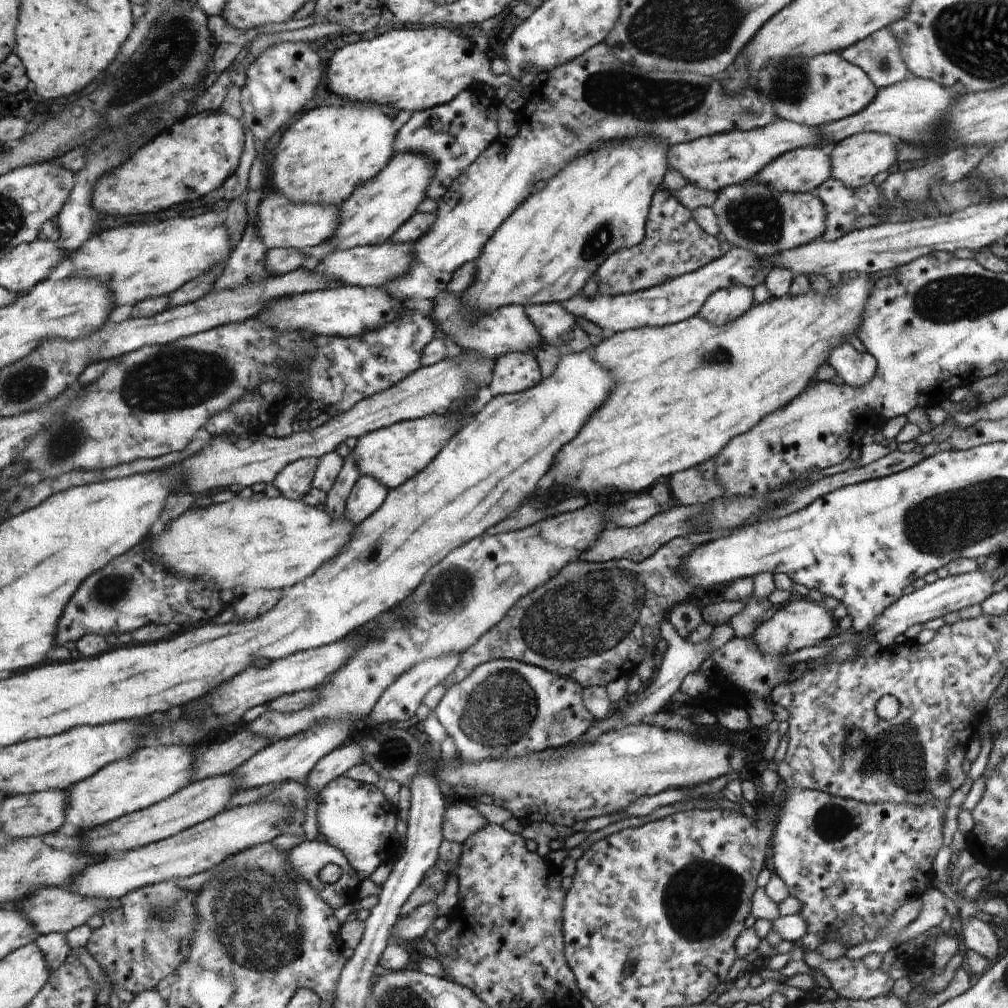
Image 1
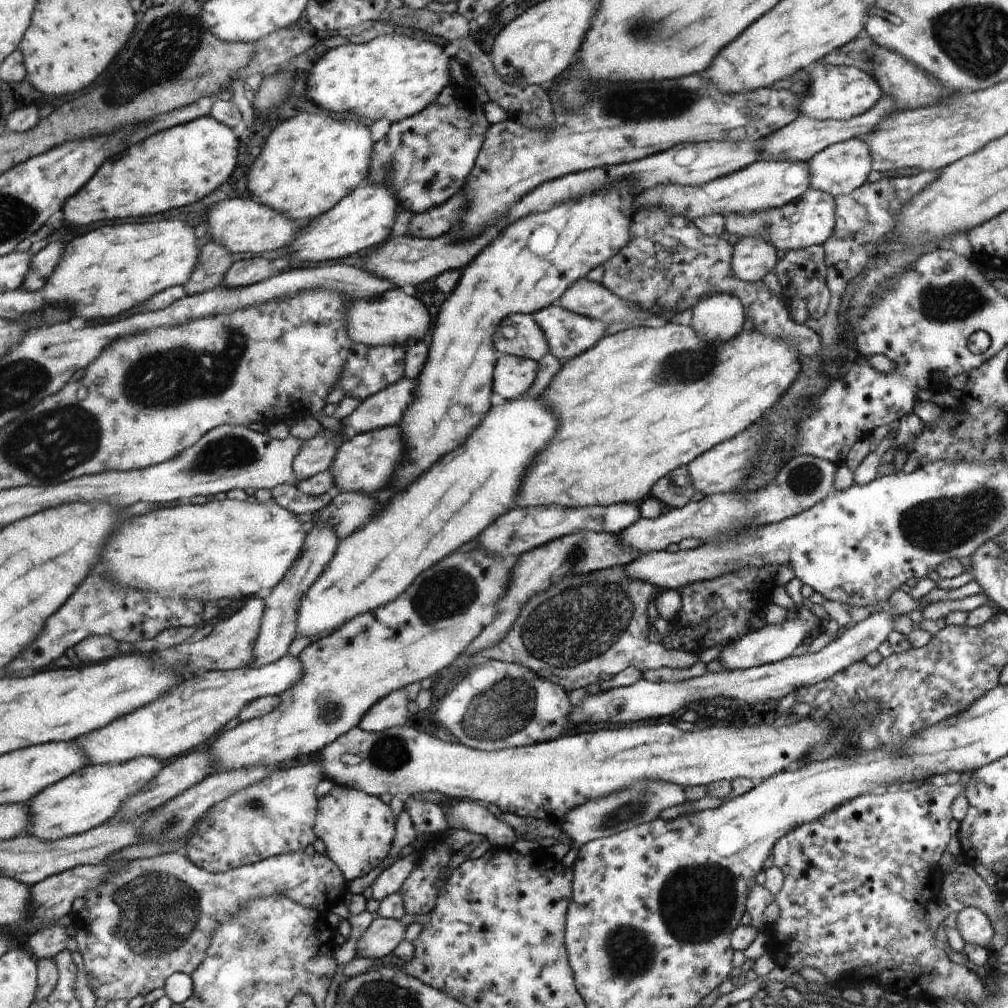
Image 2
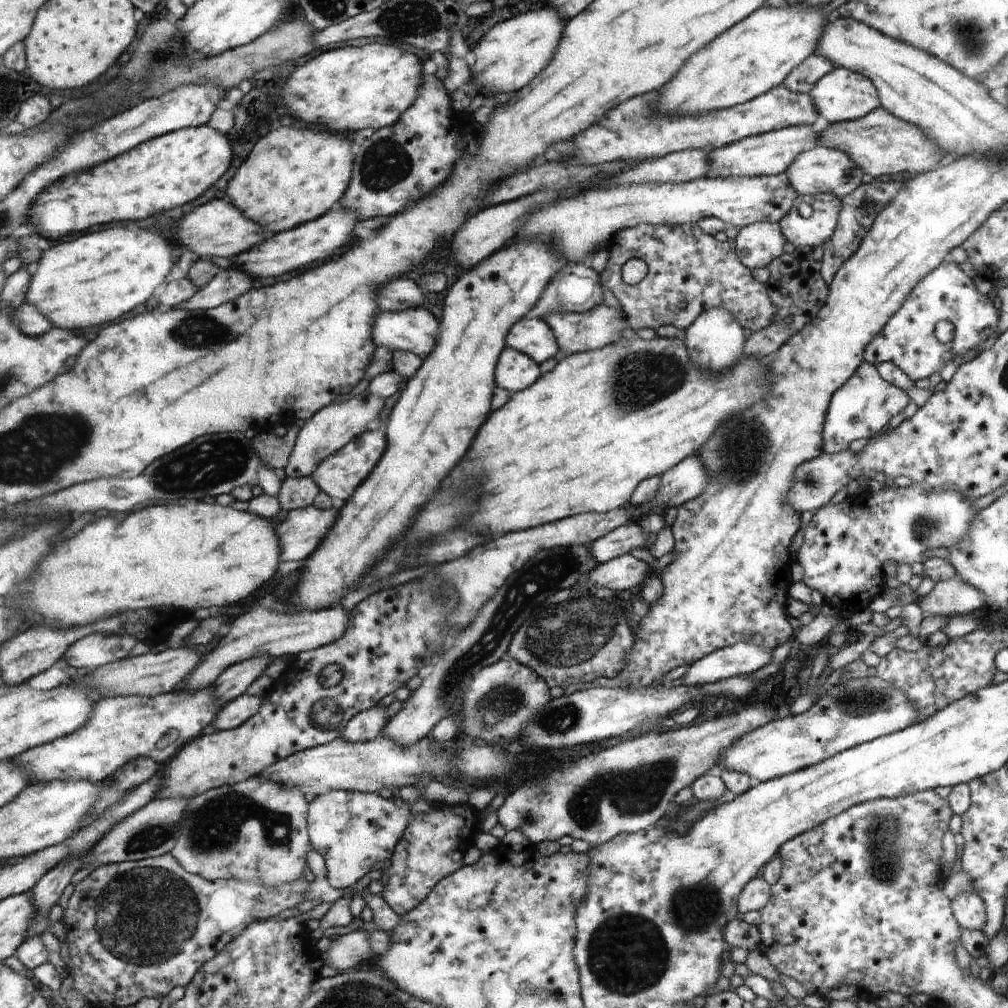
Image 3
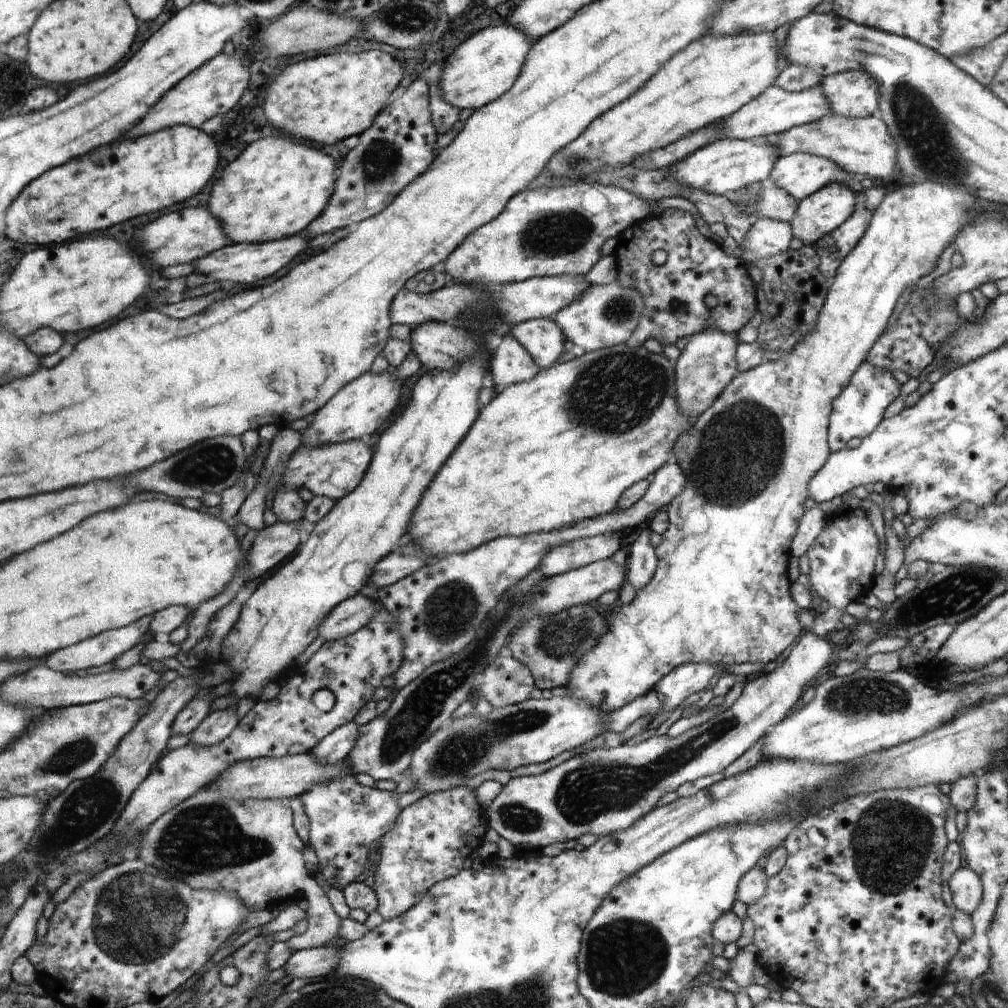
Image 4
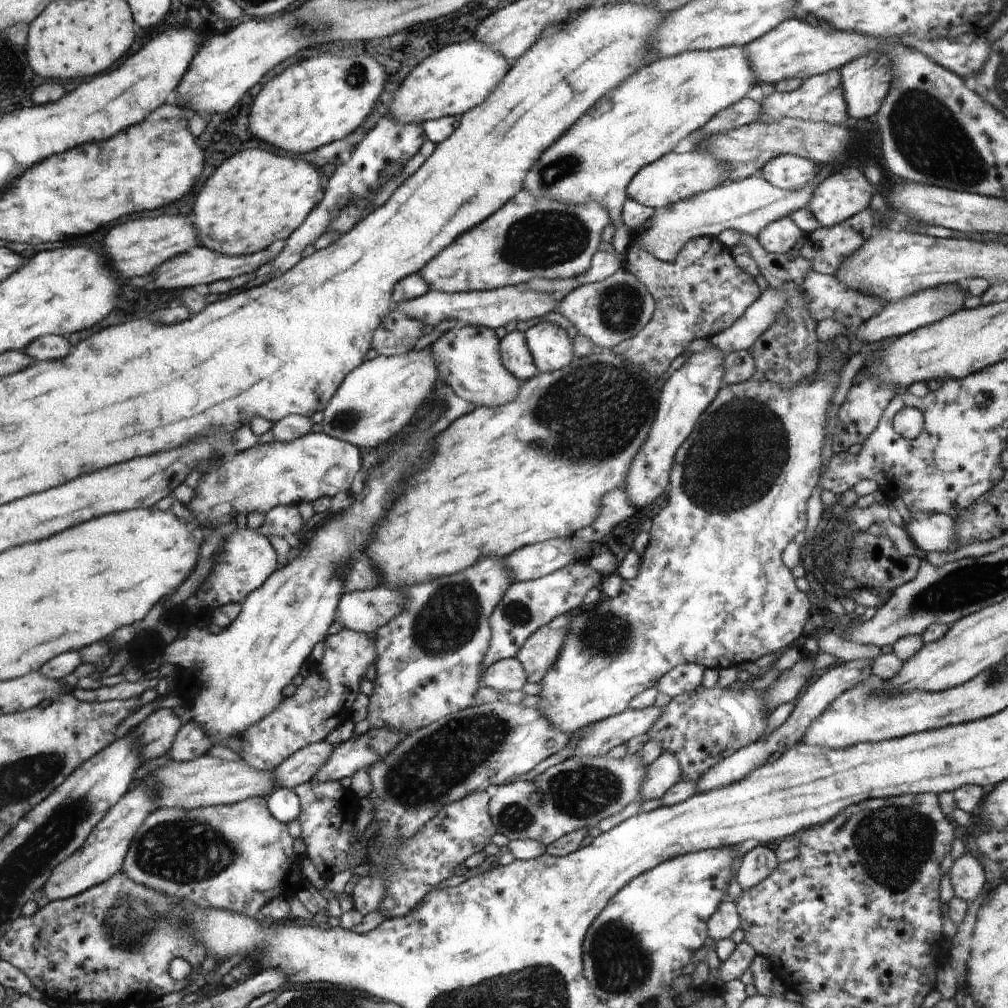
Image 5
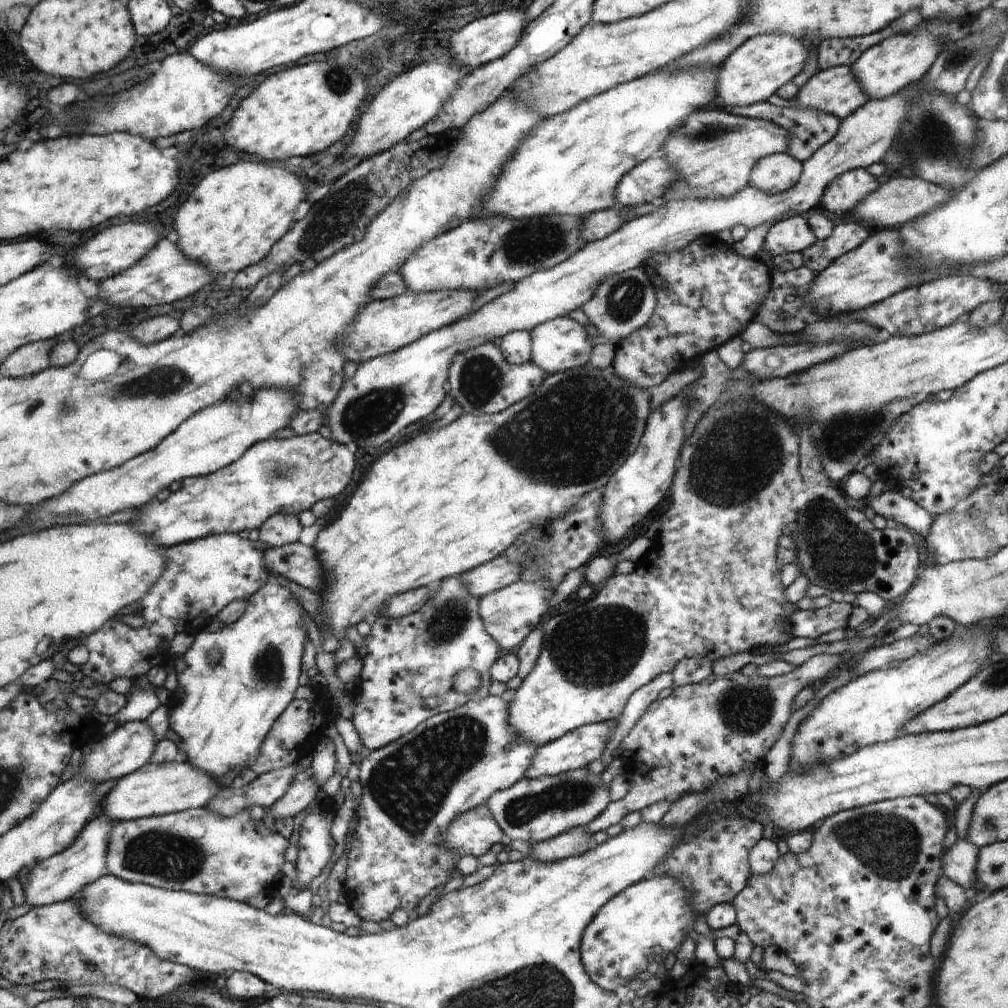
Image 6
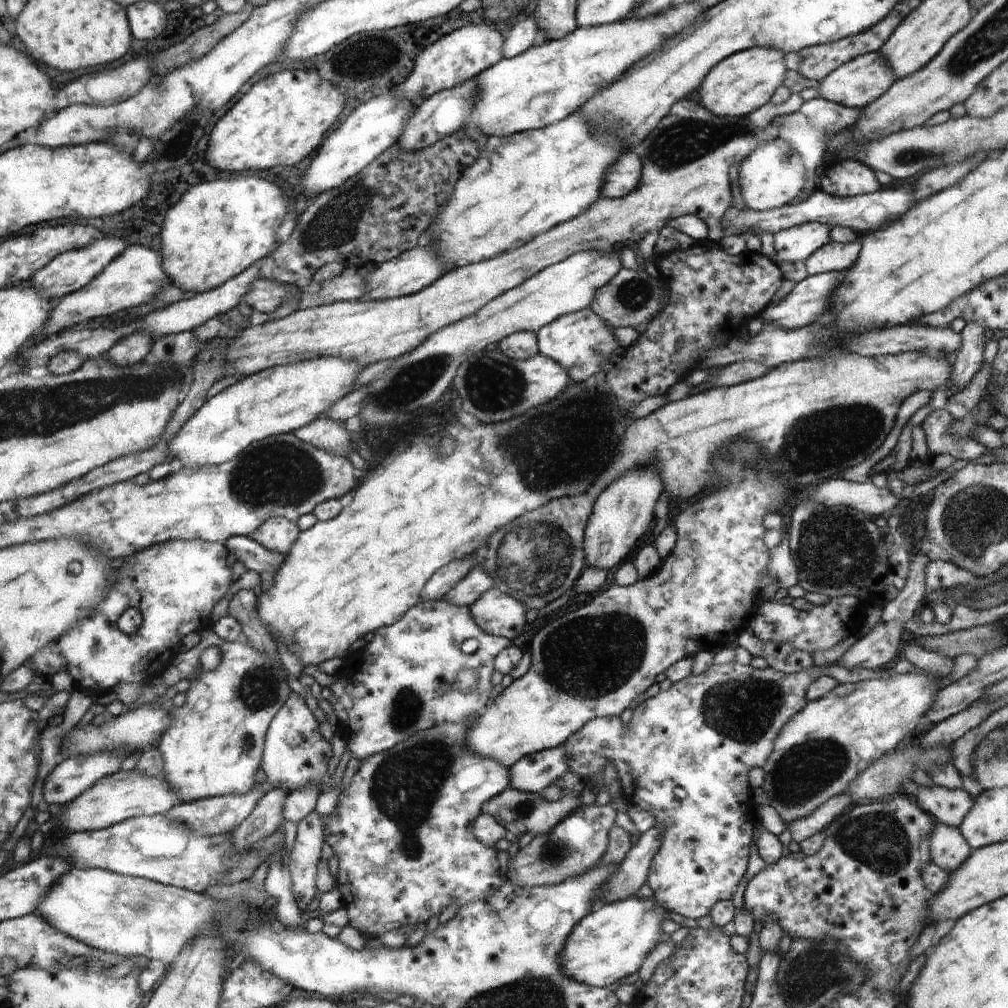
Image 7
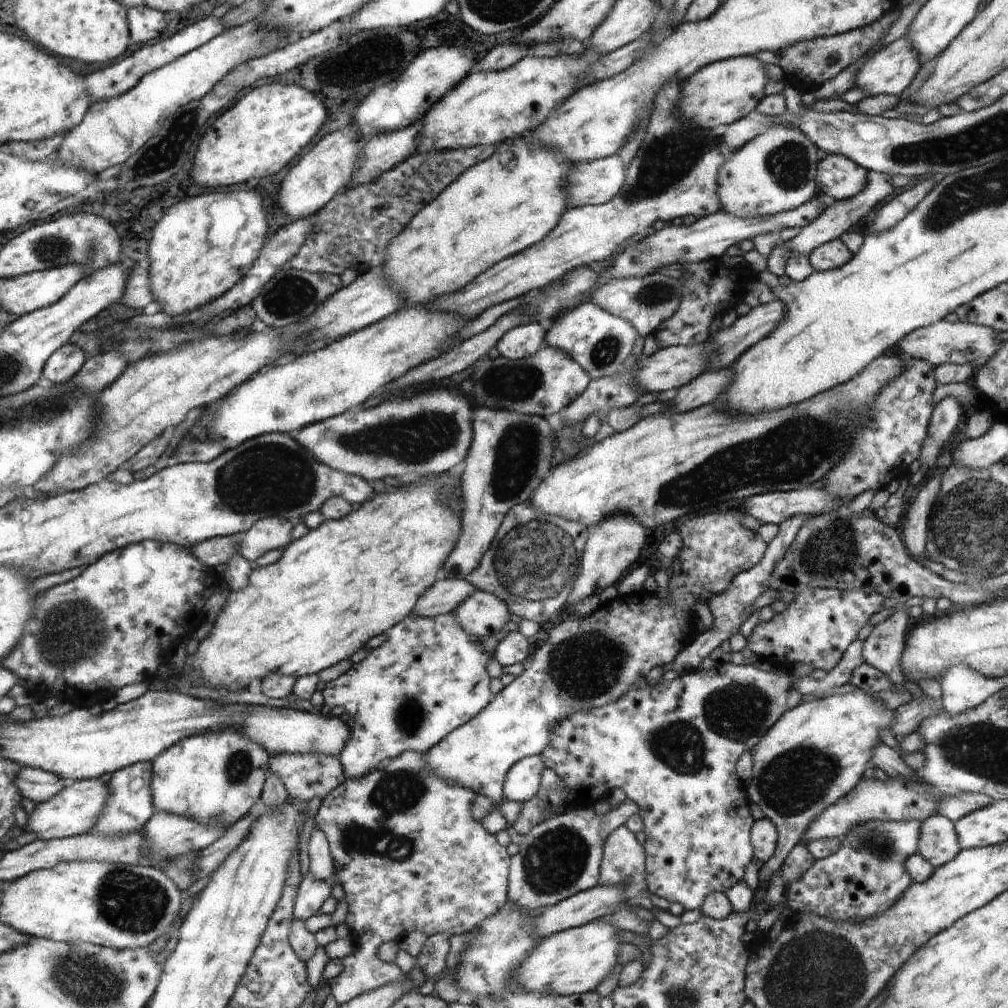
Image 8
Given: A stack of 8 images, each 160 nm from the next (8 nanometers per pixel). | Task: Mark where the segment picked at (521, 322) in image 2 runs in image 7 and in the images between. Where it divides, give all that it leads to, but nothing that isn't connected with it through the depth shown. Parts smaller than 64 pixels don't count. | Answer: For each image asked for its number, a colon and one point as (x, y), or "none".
3: (533, 337)
4: (543, 338)
5: (551, 348)
6: (560, 344)
7: (580, 341)

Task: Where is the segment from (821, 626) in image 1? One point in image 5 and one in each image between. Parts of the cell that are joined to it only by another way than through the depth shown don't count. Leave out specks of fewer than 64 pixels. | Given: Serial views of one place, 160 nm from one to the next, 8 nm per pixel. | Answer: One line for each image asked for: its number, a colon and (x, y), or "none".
2: (773, 643)
3: (742, 658)
4: (689, 679)
5: (598, 740)

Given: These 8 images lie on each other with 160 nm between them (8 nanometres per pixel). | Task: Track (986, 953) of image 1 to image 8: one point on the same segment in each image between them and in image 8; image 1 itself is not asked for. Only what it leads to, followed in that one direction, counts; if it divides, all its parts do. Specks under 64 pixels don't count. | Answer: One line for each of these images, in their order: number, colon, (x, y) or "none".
2: (974, 926)
3: (968, 908)
4: (967, 891)
5: (968, 878)
6: (959, 862)
7: (948, 848)
8: (939, 843)

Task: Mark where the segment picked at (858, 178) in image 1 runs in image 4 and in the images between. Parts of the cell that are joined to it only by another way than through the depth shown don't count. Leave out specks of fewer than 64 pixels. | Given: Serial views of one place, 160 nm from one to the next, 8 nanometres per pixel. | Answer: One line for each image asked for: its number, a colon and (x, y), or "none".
2: (840, 168)
3: (816, 169)
4: (799, 174)

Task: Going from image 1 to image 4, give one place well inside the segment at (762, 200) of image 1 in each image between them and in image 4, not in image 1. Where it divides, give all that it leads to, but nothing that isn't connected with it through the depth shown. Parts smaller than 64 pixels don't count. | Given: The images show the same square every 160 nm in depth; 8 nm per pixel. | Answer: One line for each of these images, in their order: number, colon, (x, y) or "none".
2: (809, 220)
3: (811, 221)
4: (817, 215)

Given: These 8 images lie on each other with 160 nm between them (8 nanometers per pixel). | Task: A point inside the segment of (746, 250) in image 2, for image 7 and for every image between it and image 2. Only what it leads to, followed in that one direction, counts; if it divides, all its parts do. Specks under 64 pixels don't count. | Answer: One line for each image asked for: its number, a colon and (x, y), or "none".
3: (758, 244)
4: (768, 237)
5: (780, 236)
6: (791, 235)
7: (795, 244)

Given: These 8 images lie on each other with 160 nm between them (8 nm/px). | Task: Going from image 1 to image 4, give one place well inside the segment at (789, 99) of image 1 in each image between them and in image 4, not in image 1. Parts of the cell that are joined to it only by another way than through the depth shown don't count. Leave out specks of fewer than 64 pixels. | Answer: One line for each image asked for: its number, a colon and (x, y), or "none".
2: (825, 92)
3: (841, 95)
4: (855, 93)

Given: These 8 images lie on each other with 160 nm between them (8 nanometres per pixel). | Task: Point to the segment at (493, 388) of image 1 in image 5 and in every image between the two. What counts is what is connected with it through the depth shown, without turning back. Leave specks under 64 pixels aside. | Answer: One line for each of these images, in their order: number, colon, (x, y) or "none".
2: (515, 374)
3: (516, 371)
4: (511, 363)
5: (515, 354)

